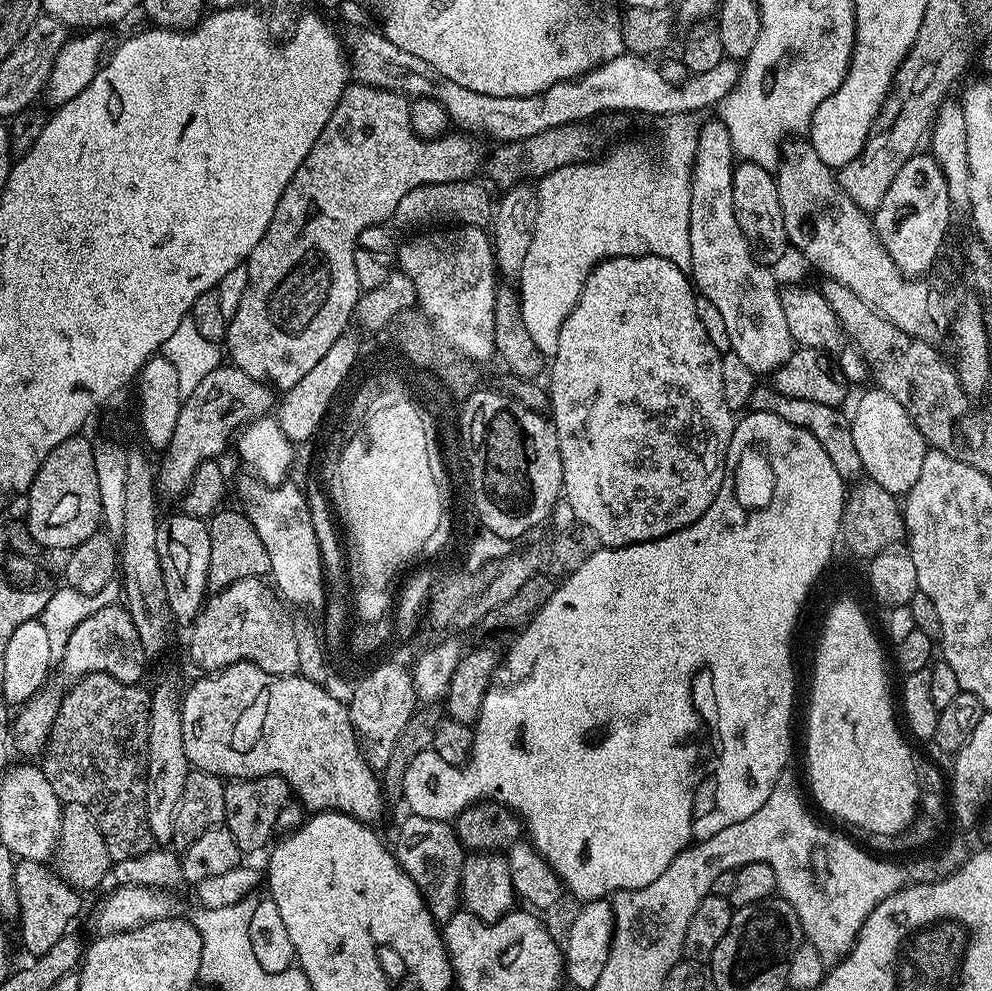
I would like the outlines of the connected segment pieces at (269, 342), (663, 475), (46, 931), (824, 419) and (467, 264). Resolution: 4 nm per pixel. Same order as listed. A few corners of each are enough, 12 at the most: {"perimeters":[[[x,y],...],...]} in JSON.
{"perimeters":[[[345,88],[248,255],[231,367],[287,390],[349,331],[354,246],[482,152]],[[593,268],[546,391],[625,548],[702,518],[734,412],[685,269]],[[17,859],[20,940],[46,954],[80,912],[81,893],[47,863]],[[757,386],[747,407],[818,438],[845,482],[865,475],[847,411]],[[469,224],[399,245],[451,351],[496,356],[492,236]]]}

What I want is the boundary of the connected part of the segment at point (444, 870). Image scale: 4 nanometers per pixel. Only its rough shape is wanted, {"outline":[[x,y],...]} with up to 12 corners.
{"outline":[[409,813],[394,855],[438,922],[458,910],[455,827]]}

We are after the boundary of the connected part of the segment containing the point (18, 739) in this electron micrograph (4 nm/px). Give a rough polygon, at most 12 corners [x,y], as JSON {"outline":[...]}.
{"outline":[[105,603],[70,634],[54,675],[10,724],[39,757],[66,686],[89,672],[143,681],[144,647],[128,609]]}

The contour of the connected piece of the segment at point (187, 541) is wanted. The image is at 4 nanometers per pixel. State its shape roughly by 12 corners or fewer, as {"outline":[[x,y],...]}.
{"outline":[[198,516],[158,523],[173,621],[196,623],[209,591],[210,534]]}

